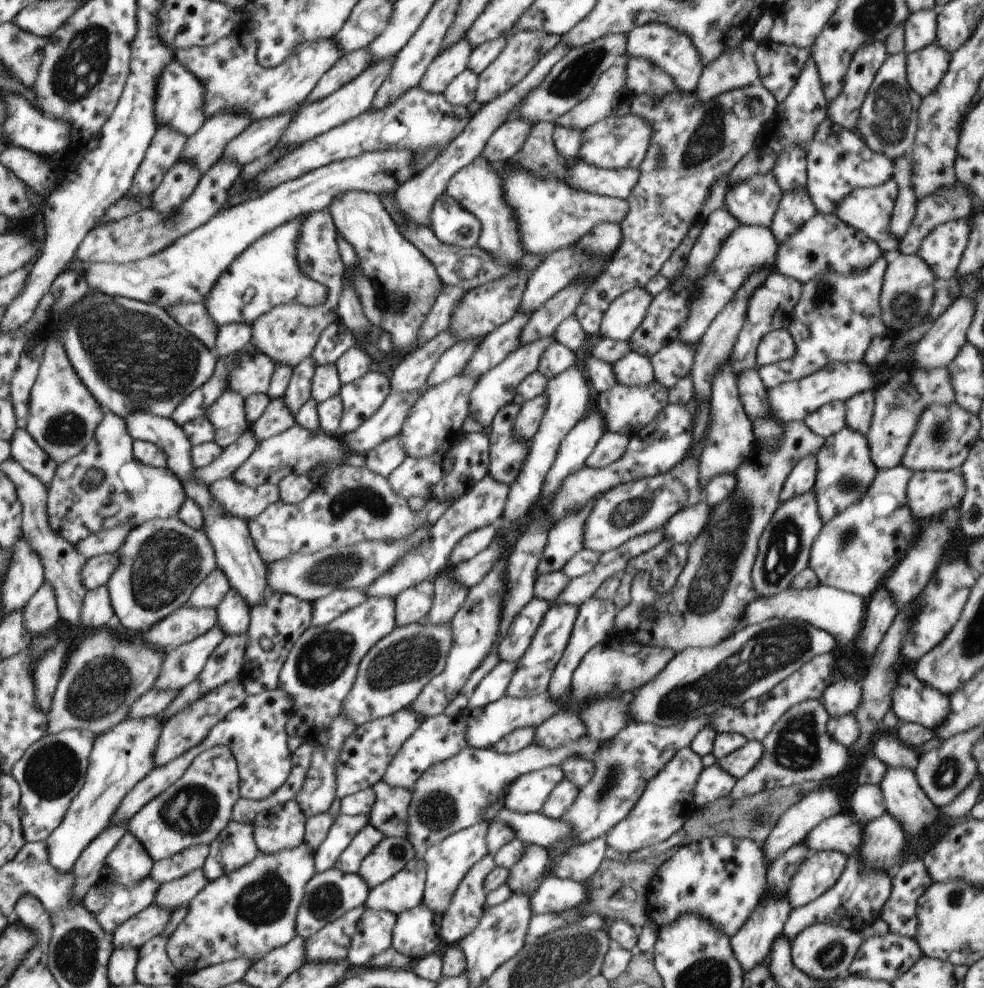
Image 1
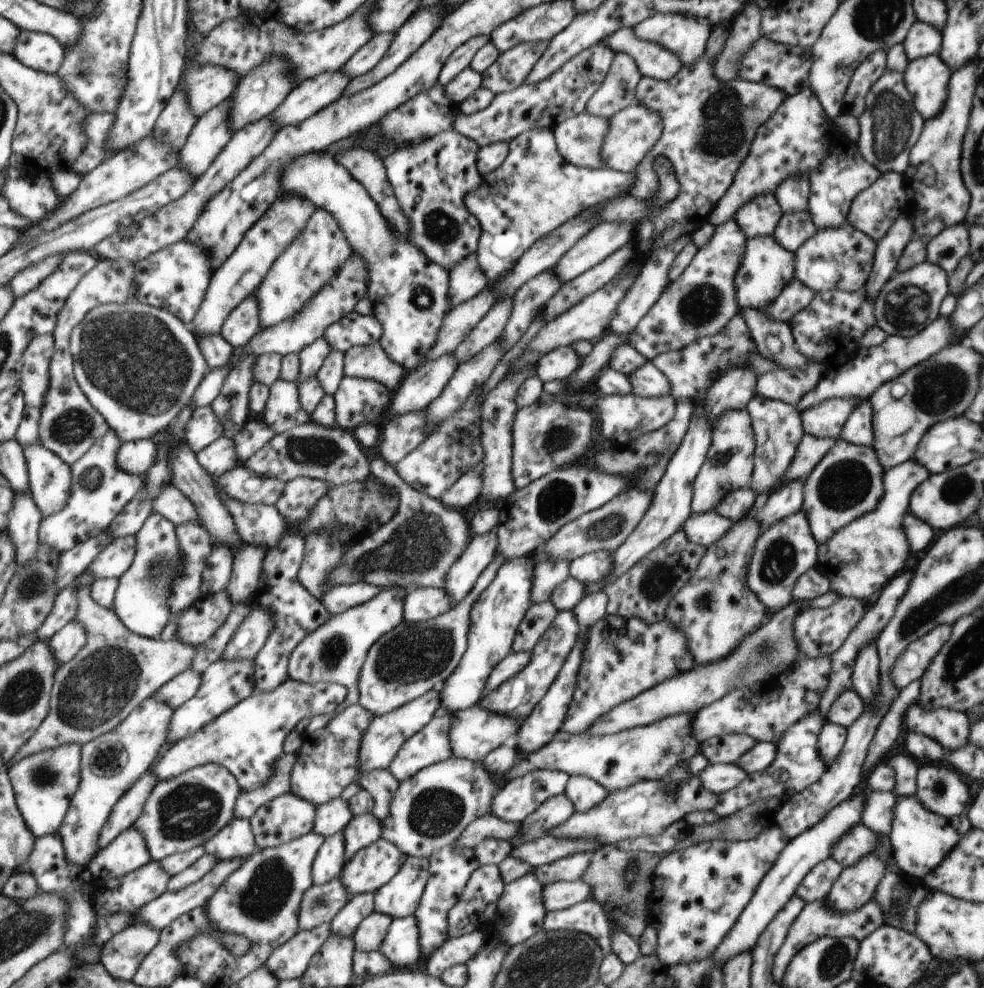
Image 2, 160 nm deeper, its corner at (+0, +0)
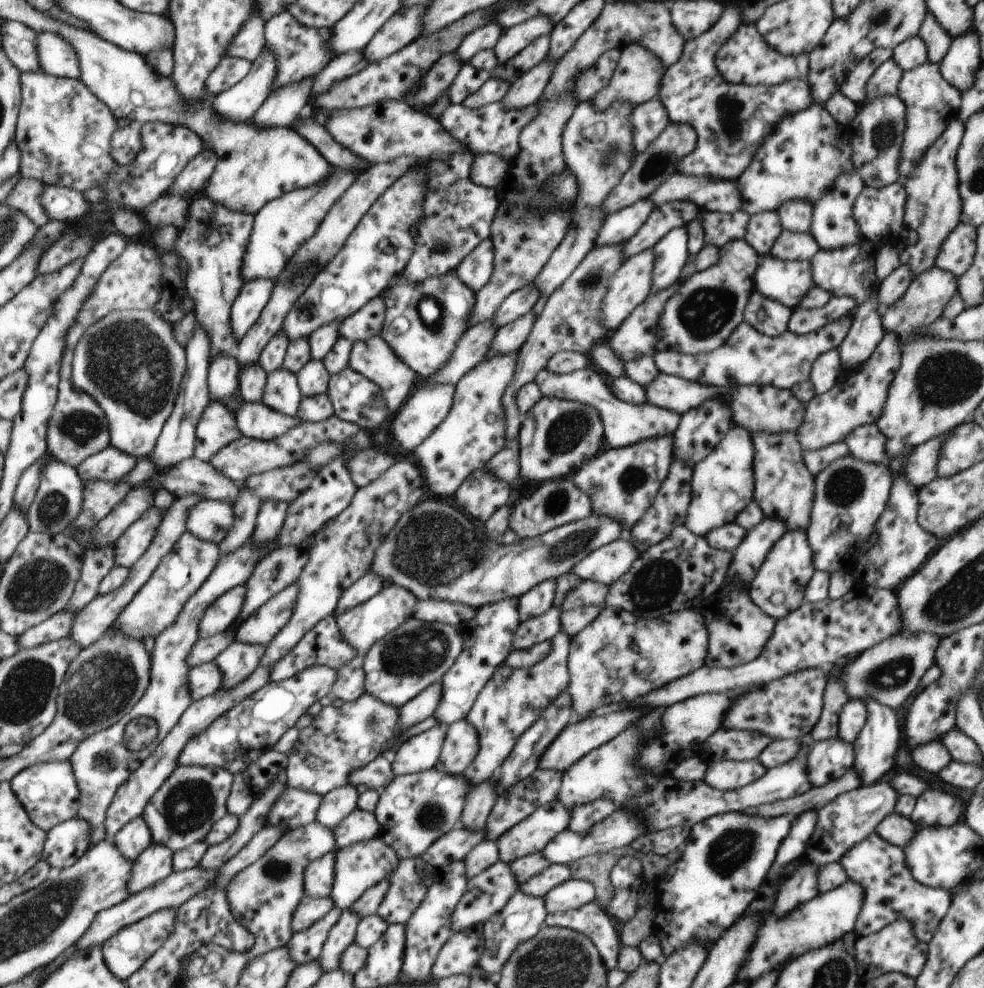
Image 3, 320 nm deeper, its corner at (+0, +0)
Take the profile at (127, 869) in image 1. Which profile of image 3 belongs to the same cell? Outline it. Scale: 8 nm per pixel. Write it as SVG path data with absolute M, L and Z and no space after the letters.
M142 816L127 822L117 833L113 834L112 839L121 853L132 862L153 842L150 829Z

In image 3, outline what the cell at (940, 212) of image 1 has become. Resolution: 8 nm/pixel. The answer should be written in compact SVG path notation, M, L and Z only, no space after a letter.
M900 265L891 275L888 275L878 286L877 309L881 316L888 308L900 300L906 289L913 281L911 269L907 265Z

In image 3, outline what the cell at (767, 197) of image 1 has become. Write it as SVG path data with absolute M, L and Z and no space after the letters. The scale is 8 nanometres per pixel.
M764 211L763 213L751 215L743 238L762 258L766 257L772 250L773 244L782 231L779 213Z

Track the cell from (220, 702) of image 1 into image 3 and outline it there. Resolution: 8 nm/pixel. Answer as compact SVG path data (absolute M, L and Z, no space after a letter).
M238 640L224 649L214 660L223 678L223 686L220 689L228 690L248 678L258 666L265 649L263 644L250 644Z

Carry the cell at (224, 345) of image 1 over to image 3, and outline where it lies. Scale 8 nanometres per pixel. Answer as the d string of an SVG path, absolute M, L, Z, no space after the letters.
M255 278L242 285L236 300L231 306L231 327L240 340L258 320L270 300L276 282L269 278Z

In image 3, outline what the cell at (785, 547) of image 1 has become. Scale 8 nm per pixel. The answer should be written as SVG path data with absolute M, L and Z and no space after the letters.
M807 531L786 532L772 545L747 593L761 611L778 622L805 602L806 585L816 571Z

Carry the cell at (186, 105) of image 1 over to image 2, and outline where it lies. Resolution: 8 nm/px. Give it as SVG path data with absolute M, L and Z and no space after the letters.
M224 65L186 66L180 88L187 94L191 111L198 120L208 109L233 94L239 83L238 78L232 69Z

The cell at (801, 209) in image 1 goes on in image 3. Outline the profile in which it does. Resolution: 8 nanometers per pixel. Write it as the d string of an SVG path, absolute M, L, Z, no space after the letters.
M784 229L773 244L769 256L784 262L810 261L818 251L819 246L810 232L793 233Z

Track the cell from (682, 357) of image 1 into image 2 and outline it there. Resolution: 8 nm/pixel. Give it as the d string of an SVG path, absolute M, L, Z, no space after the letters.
M741 314L733 316L727 326L718 334L700 337L682 350L659 354L652 362L670 381L671 395L676 400L689 399L692 402L732 367L745 365L750 367L757 376L782 369L775 360L759 355L757 344L749 333L747 322Z

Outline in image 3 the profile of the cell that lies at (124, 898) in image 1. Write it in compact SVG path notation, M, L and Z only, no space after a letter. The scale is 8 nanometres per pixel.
M152 842L136 858L136 880L132 880L132 893L155 885L173 870L173 854L167 846Z

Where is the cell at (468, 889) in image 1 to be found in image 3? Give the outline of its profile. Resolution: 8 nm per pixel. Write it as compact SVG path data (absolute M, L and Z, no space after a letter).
M496 861L490 868L478 876L468 880L468 886L463 897L458 901L452 913L452 928L454 931L468 931L487 923L496 913L499 913L510 897L519 890L519 882L508 863Z

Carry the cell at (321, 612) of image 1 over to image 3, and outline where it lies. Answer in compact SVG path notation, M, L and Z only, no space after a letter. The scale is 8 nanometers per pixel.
M369 570L359 579L356 579L338 599L335 615L346 612L348 609L354 608L356 605L362 604L376 593L381 591L384 582L378 576L378 573Z

